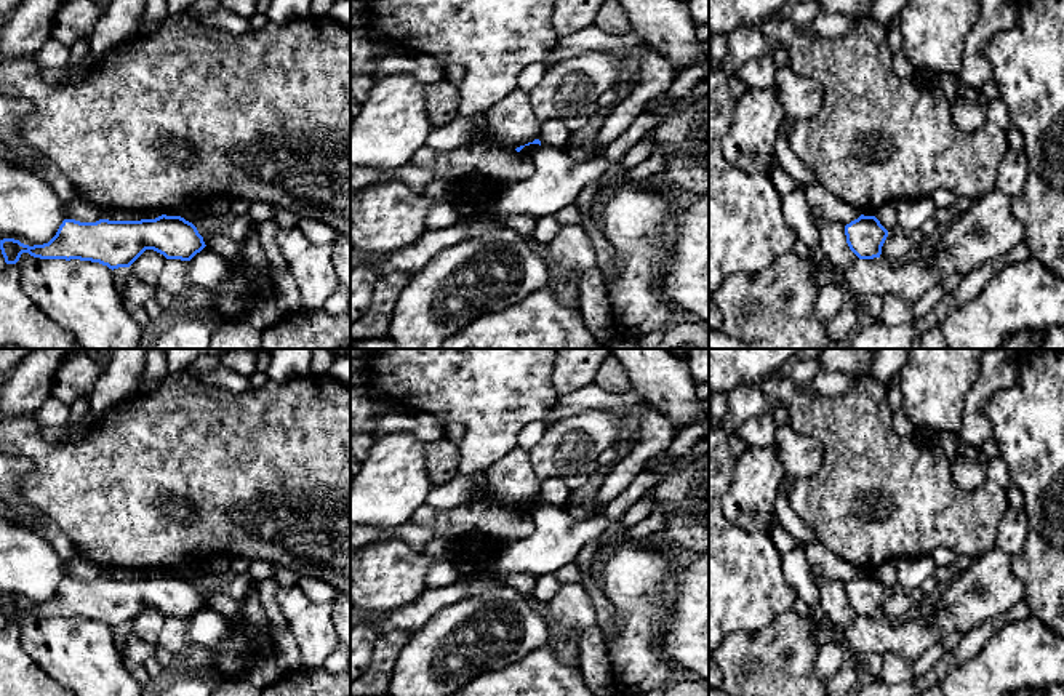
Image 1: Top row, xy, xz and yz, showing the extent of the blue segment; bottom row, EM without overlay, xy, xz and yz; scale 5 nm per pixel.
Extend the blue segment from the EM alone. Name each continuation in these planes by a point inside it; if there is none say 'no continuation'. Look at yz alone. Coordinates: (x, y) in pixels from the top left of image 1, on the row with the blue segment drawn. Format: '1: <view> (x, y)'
no continuation

